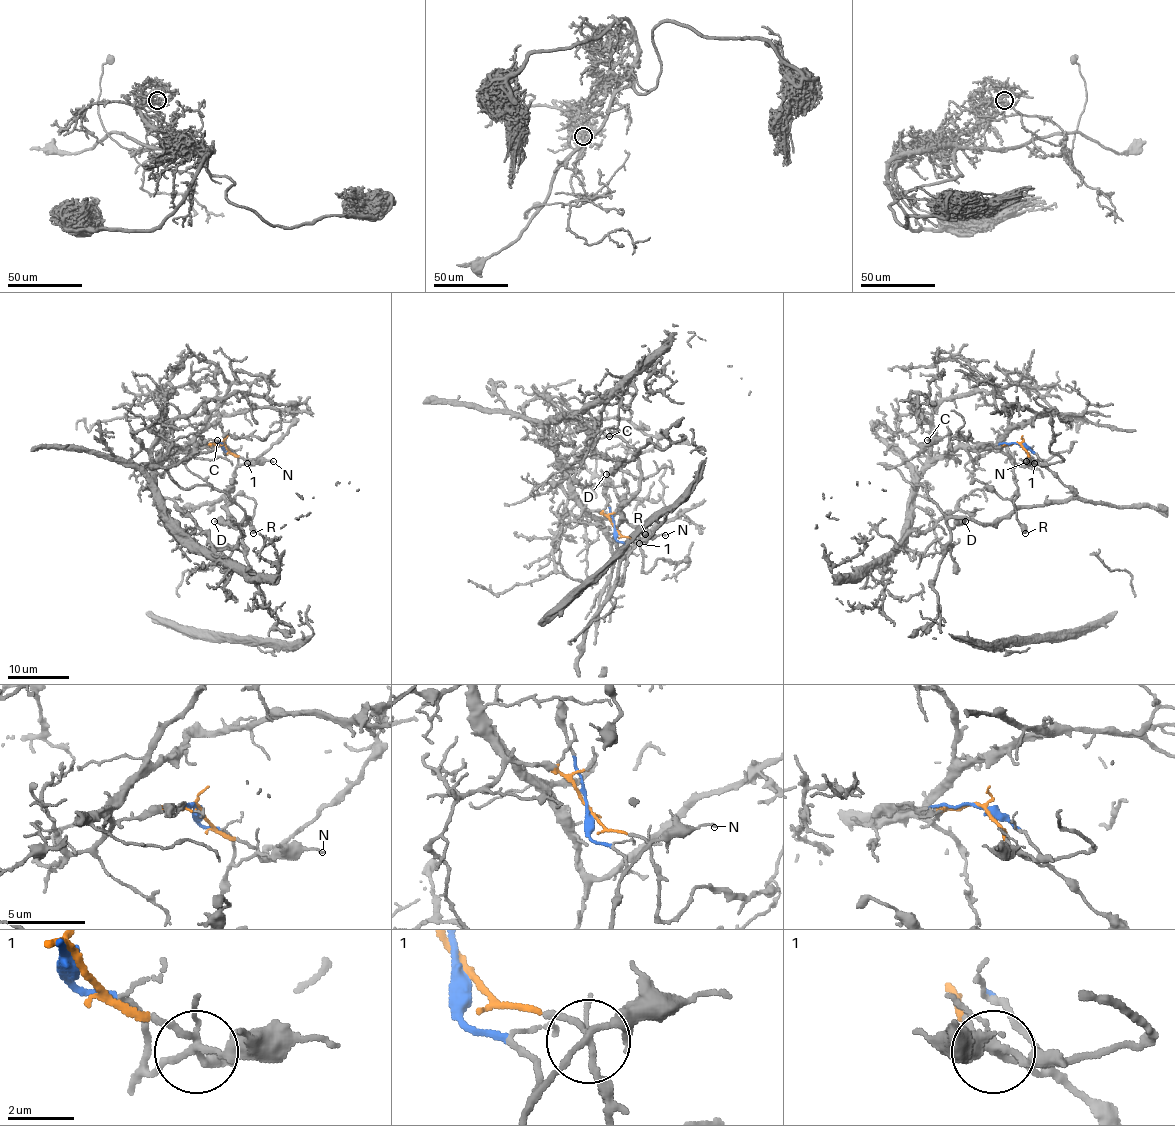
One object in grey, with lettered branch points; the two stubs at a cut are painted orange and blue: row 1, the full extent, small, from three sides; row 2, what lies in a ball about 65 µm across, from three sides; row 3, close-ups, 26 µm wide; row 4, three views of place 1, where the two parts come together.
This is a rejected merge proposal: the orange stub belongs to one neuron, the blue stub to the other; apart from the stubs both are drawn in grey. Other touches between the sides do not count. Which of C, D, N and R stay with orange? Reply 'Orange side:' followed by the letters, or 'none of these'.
Orange side: none of these

